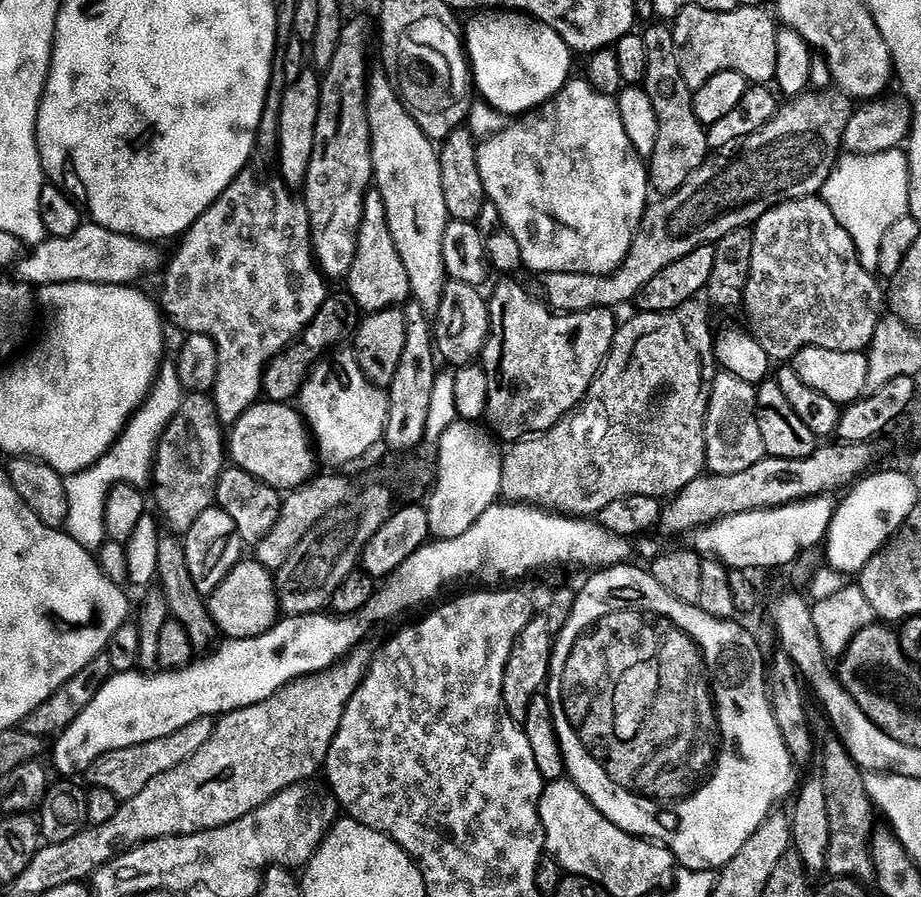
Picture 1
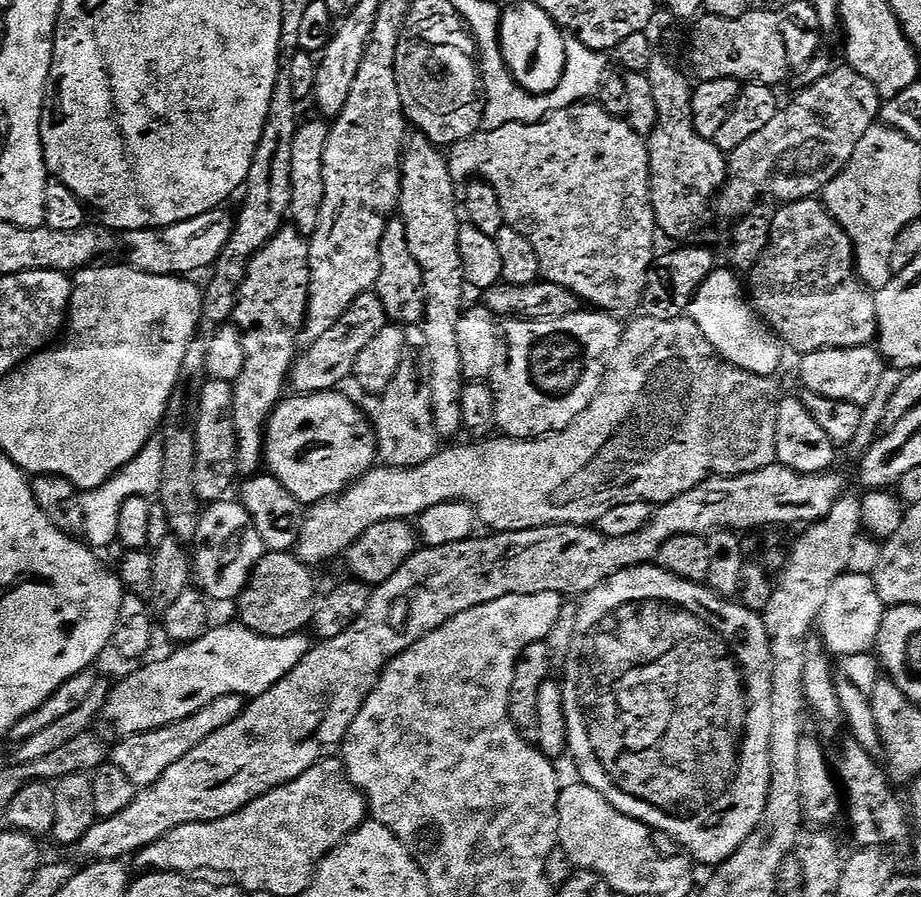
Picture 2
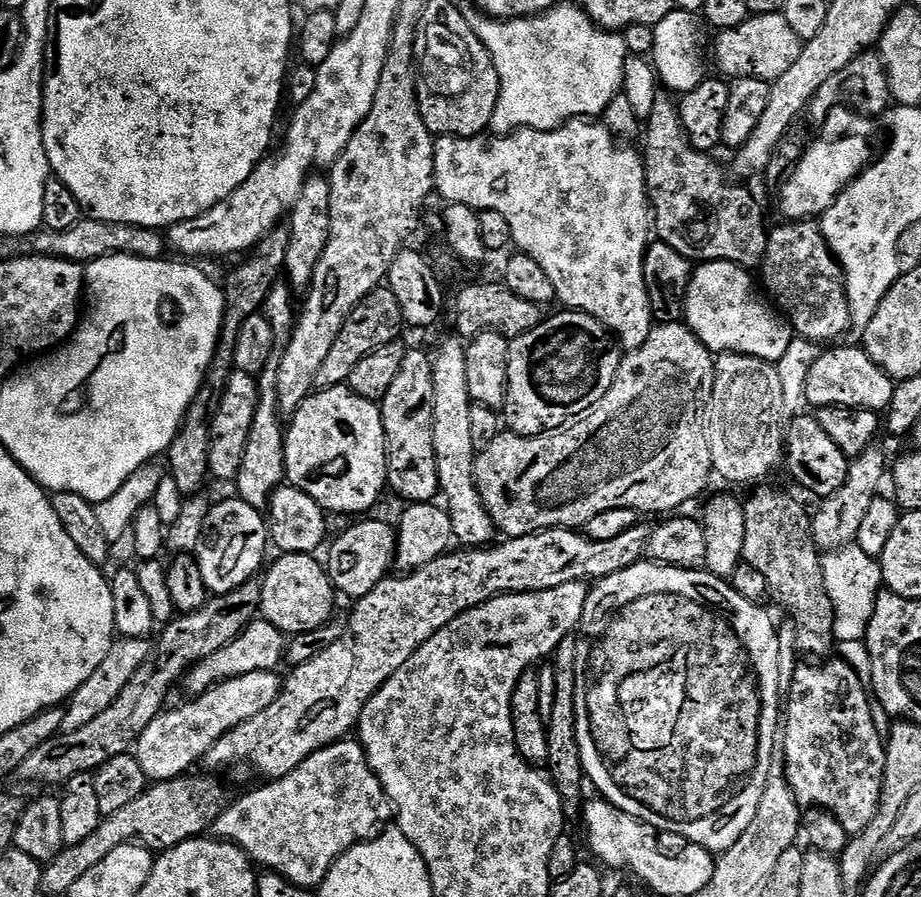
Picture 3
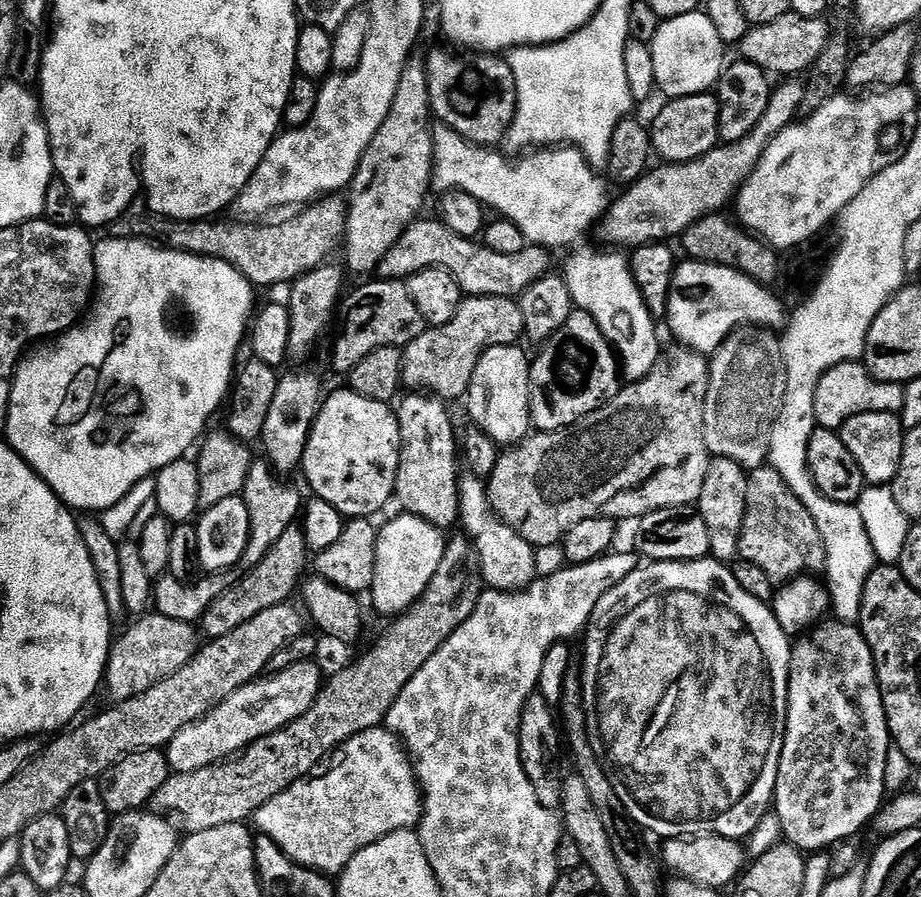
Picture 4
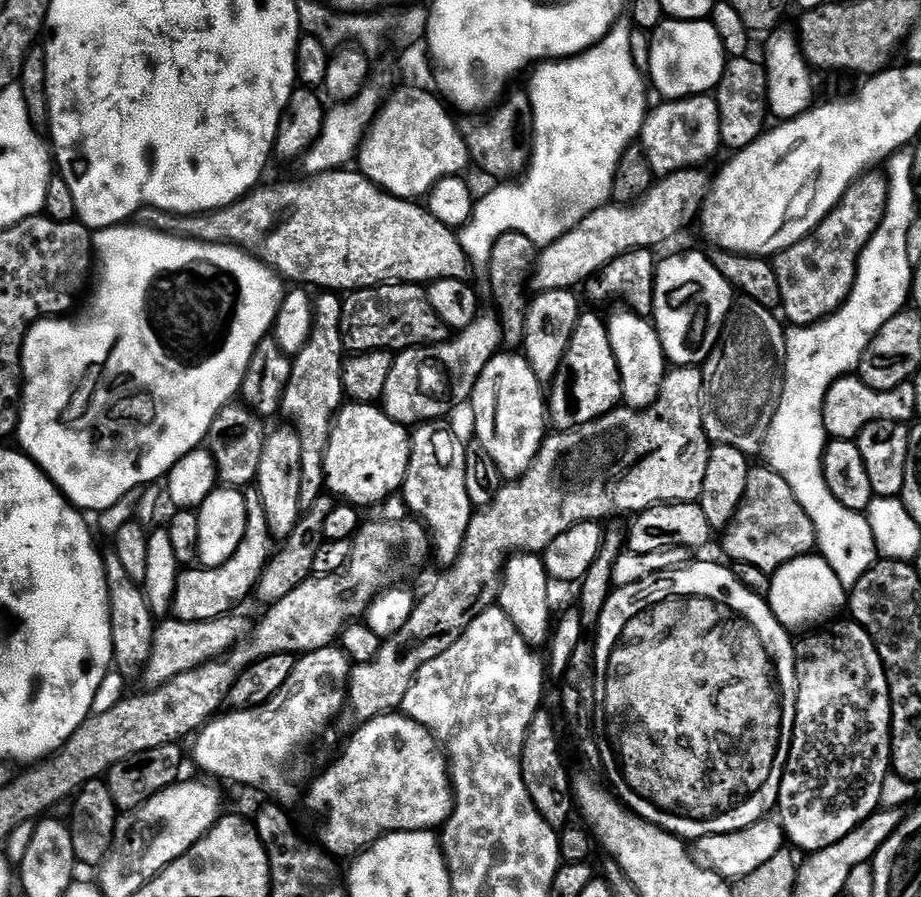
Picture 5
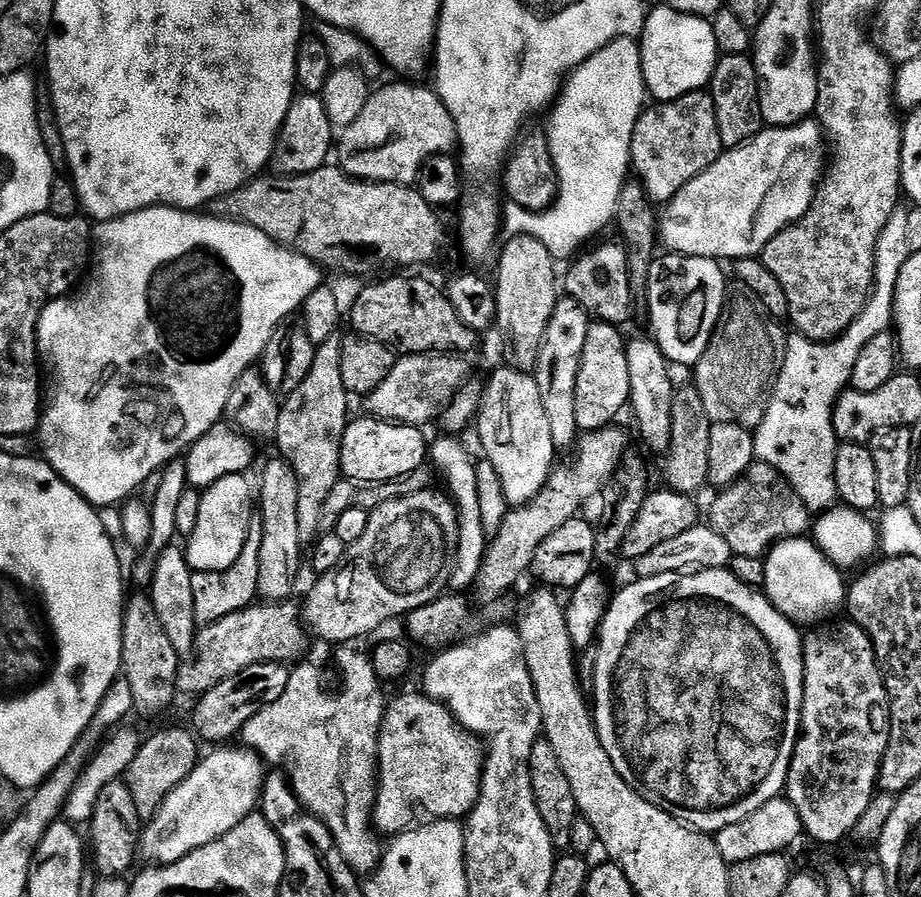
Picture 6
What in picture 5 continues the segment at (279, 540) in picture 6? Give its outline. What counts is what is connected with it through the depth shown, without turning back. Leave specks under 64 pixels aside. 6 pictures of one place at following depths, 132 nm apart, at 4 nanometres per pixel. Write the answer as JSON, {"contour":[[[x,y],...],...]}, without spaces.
{"contour":[[[295,427],[276,428],[267,433],[264,438],[264,449],[262,450],[261,466],[257,470],[254,484],[264,502],[264,509],[268,518],[268,525],[272,528],[272,535],[283,538],[291,534],[294,526],[300,520],[301,506],[300,495],[302,494],[302,442]]]}

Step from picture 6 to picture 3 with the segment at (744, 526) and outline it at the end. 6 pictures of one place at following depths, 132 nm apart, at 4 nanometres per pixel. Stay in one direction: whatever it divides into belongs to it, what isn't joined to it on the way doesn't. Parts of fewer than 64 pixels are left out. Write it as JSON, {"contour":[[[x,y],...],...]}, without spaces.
{"contour":[[[760,488],[749,500],[743,501],[746,518],[746,538],[744,539],[743,563],[754,566],[766,578],[768,595],[777,600],[792,615],[796,623],[796,644],[804,652],[813,652],[813,657],[824,658],[832,648],[832,603],[828,591],[824,589],[824,565],[821,549],[812,540],[812,522],[807,512],[798,501],[776,488]]]}

